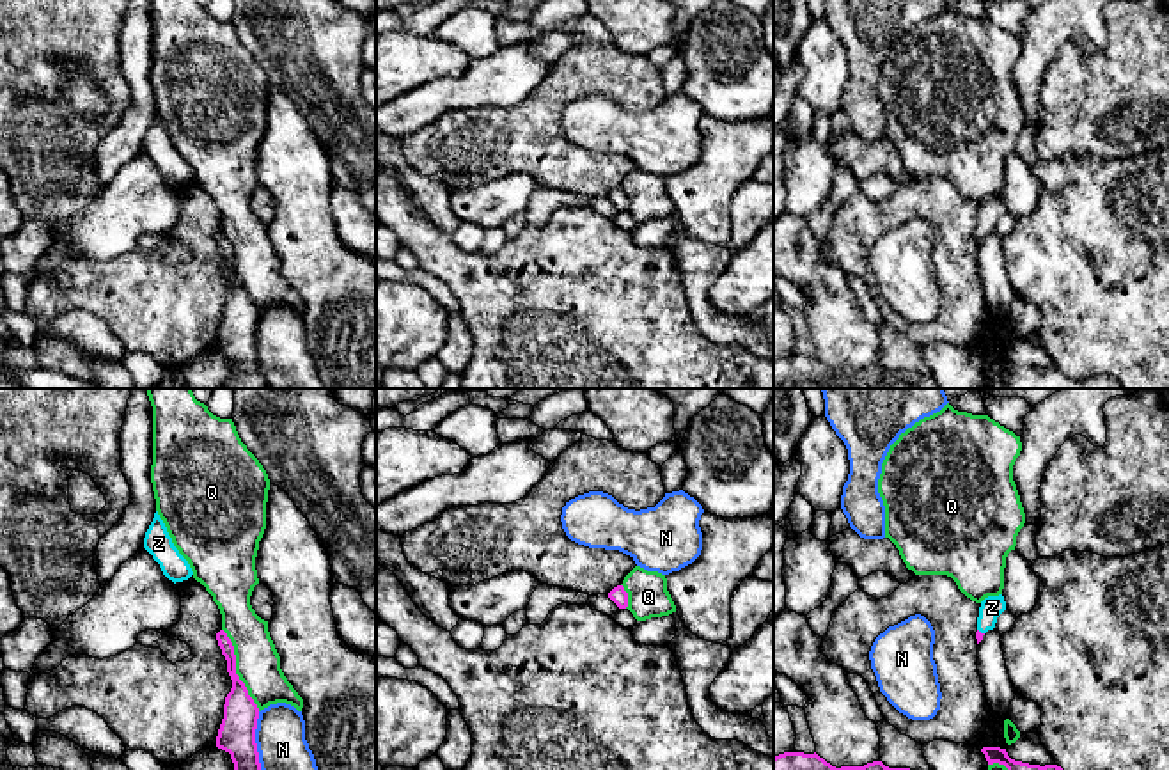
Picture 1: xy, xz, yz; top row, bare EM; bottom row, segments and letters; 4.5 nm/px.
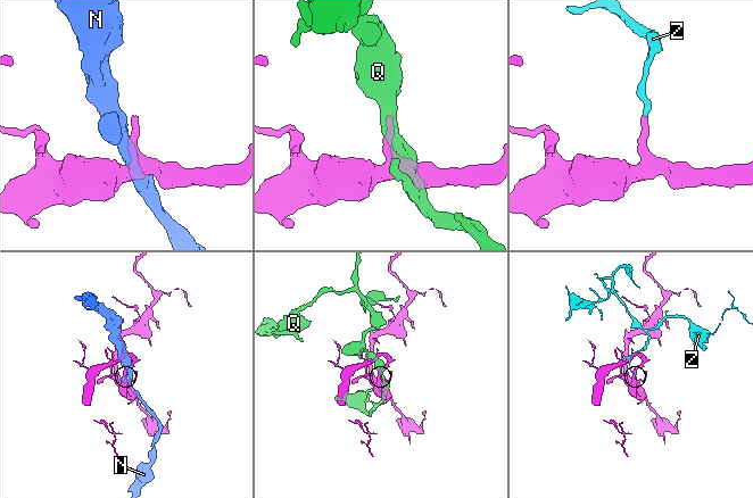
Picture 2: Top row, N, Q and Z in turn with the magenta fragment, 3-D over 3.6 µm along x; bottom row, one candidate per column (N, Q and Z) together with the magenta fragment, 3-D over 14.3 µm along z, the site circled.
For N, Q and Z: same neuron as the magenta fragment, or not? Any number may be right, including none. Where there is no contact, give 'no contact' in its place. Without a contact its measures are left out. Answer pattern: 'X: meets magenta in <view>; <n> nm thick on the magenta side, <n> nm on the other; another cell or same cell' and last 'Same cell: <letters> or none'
N: meets magenta in xy; 180 nm thick on the magenta side, 240 nm on the other; another cell
Q: meets magenta in xy; 160 nm thick on the magenta side, 200 nm on the other; another cell
Z: meets magenta in yz; 30 nm thick on the magenta side, 100 nm on the other; same cell
Same cell: Z

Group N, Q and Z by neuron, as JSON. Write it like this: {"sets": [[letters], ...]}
{"sets": [["N"], ["Q"], ["Z"]]}

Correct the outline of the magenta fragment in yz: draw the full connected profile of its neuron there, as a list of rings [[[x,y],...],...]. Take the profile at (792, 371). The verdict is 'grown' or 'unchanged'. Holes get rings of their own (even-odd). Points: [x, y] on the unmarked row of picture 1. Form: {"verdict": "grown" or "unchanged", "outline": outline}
{"verdict": "unchanged", "outline": [[[784,355],[773,360],[773,389],[940,389],[931,378],[910,371],[889,371],[882,364],[864,369],[836,371],[823,360],[804,355]]]}

